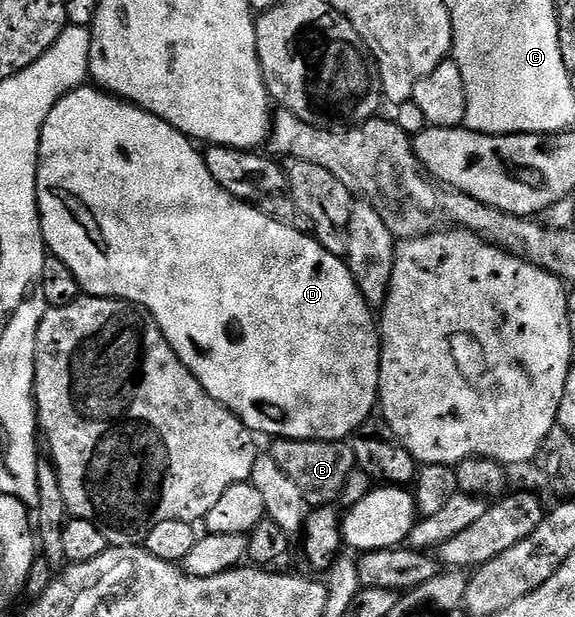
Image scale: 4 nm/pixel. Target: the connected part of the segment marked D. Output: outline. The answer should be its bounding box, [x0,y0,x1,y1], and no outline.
[36,84,380,442]

